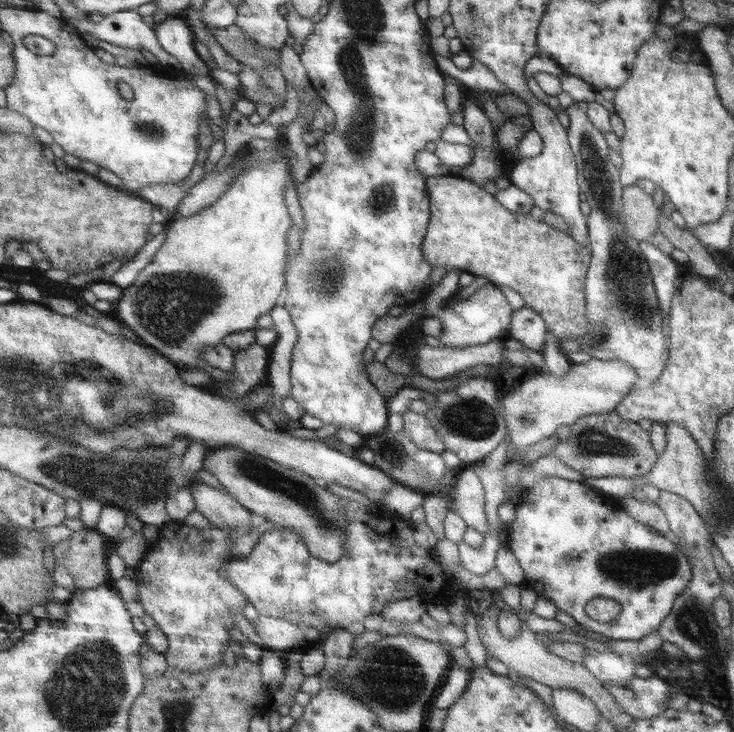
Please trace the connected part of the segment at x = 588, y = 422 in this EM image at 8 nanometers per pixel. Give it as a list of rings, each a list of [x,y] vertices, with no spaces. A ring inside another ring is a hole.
[[[615,410],[578,418],[571,429],[569,438],[559,440],[551,456],[584,477],[639,477],[650,473],[658,461],[659,456],[650,443],[650,433],[638,423],[622,419]]]

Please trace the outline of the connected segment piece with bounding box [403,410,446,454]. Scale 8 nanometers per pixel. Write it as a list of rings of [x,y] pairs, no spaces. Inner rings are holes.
[[[408,410],[404,417],[404,430],[408,432],[410,440],[414,441],[422,450],[430,450],[436,454],[446,451],[445,442],[441,436],[434,430],[432,424],[424,418],[424,414]]]

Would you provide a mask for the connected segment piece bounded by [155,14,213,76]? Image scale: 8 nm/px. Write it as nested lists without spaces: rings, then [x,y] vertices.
[[[184,14],[168,16],[155,29],[162,47],[180,60],[185,71],[200,76],[212,76],[213,69],[206,64],[196,48],[198,36],[193,24]]]

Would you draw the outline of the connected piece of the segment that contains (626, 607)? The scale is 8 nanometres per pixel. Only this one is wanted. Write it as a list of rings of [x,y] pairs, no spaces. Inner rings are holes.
[[[556,476],[536,478],[531,488],[520,494],[514,522],[510,530],[509,549],[516,556],[524,571],[522,585],[533,588],[567,612],[575,625],[590,632],[598,632],[608,639],[640,640],[654,632],[670,612],[674,599],[688,586],[691,579],[689,559],[672,538],[654,533],[652,529],[630,516],[617,499],[597,493],[586,483]],[[602,596],[621,606],[620,614],[610,622],[598,622],[585,611],[585,605]]]

